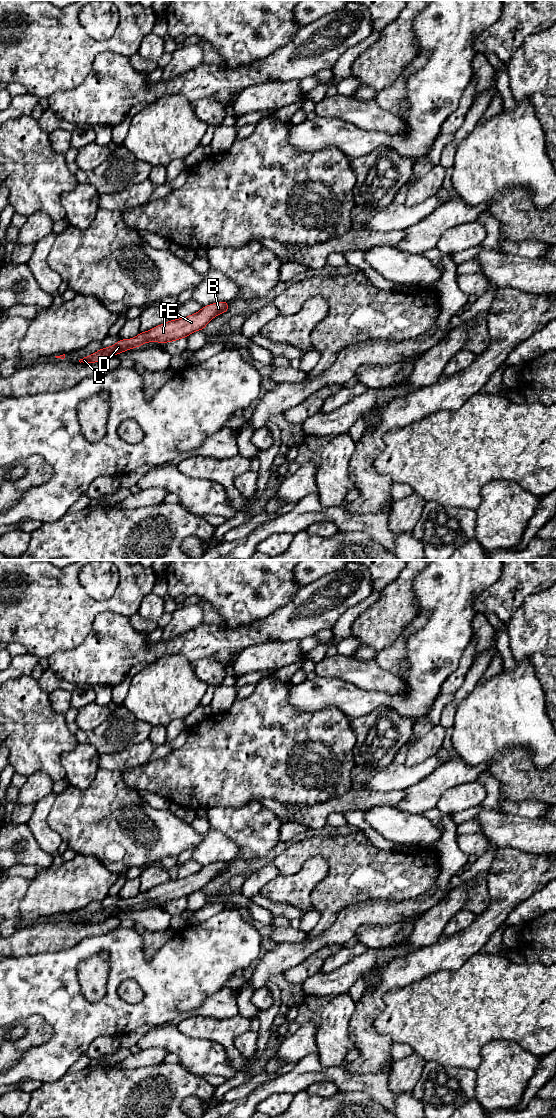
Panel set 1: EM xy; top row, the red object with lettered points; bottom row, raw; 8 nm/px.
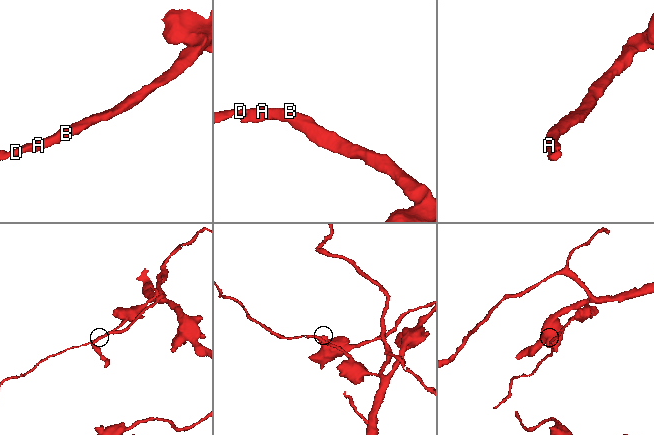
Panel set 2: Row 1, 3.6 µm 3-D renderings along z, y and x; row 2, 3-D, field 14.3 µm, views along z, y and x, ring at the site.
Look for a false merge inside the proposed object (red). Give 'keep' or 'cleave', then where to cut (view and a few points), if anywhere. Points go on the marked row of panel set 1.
keep; cut none

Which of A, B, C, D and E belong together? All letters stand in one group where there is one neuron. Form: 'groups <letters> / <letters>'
groups A B C D E

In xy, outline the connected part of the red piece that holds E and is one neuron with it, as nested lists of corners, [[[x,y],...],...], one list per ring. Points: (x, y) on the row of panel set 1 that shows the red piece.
[[[219,301],[203,306],[200,311],[185,318],[169,320],[166,323],[151,328],[147,332],[140,332],[132,339],[120,339],[116,344],[101,348],[96,353],[88,355],[79,362],[97,363],[109,356],[119,355],[129,349],[143,346],[146,342],[168,343],[180,338],[187,338],[191,333],[204,330],[206,325],[220,313],[228,313],[229,303]]]

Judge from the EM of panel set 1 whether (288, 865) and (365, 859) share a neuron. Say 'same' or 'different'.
same

